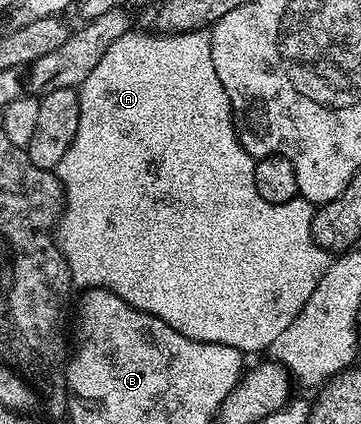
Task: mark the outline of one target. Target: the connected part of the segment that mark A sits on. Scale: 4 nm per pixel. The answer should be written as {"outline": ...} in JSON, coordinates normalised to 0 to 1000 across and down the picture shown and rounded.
{"outline":[[[363,71],[346,75],[332,90],[321,90],[321,99],[310,99],[310,108],[299,108],[299,118],[288,118],[288,137],[277,137],[277,146],[266,146],[255,175],[244,175],[244,184],[233,184],[233,193],[213,200],[216,238],[222,241],[222,297],[211,302],[211,325],[199,330],[199,344],[188,349],[188,363],[177,363],[177,373],[161,384],[155,399],[155,413],[172,427],[172,450],[177,455],[177,488],[155,531],[155,561],[172,592],[172,606],[188,618],[197,663],[213,677],[219,670],[219,682],[296,679],[310,684],[377,731],[407,736],[454,759],[465,759],[465,769],[476,769],[476,778],[499,778],[499,788],[510,788],[543,807],[587,807],[609,816],[643,816],[657,830],[673,835],[690,835],[690,830],[734,833],[753,816],[753,807],[765,807],[773,788],[787,778],[798,778],[798,769],[809,769],[809,750],[820,750],[820,741],[831,741],[831,731],[842,731],[842,712],[853,712],[853,703],[864,703],[864,684],[875,684],[875,665],[886,665],[886,656],[898,656],[898,646],[914,625],[917,597],[898,592],[864,561],[864,519],[875,498],[873,483],[856,481],[834,467],[817,467],[784,481],[756,481],[753,476],[731,476],[731,467],[720,467],[720,458],[709,458],[706,370],[681,361],[676,344],[659,333],[654,283],[643,271],[637,233],[609,193],[609,175],[598,175],[598,156],[587,156],[587,108],[582,106],[579,73],[476,75],[468,80],[418,75]]]}

